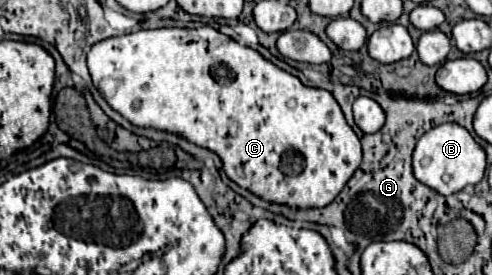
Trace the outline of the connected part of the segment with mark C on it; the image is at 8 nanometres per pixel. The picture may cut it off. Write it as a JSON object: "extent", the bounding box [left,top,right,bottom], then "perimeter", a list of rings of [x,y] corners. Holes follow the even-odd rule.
{"extent":[88,26,362,208],"perimeter":[[[210,26],[138,30],[108,38],[92,46],[88,52],[88,68],[94,86],[126,120],[136,126],[176,132],[216,152],[230,180],[270,202],[322,208],[338,196],[362,160],[360,140],[328,90],[304,86],[296,76],[274,66],[254,48],[238,44]],[[230,126],[238,126],[236,136],[230,136]],[[236,166],[242,166],[238,180]]]}

